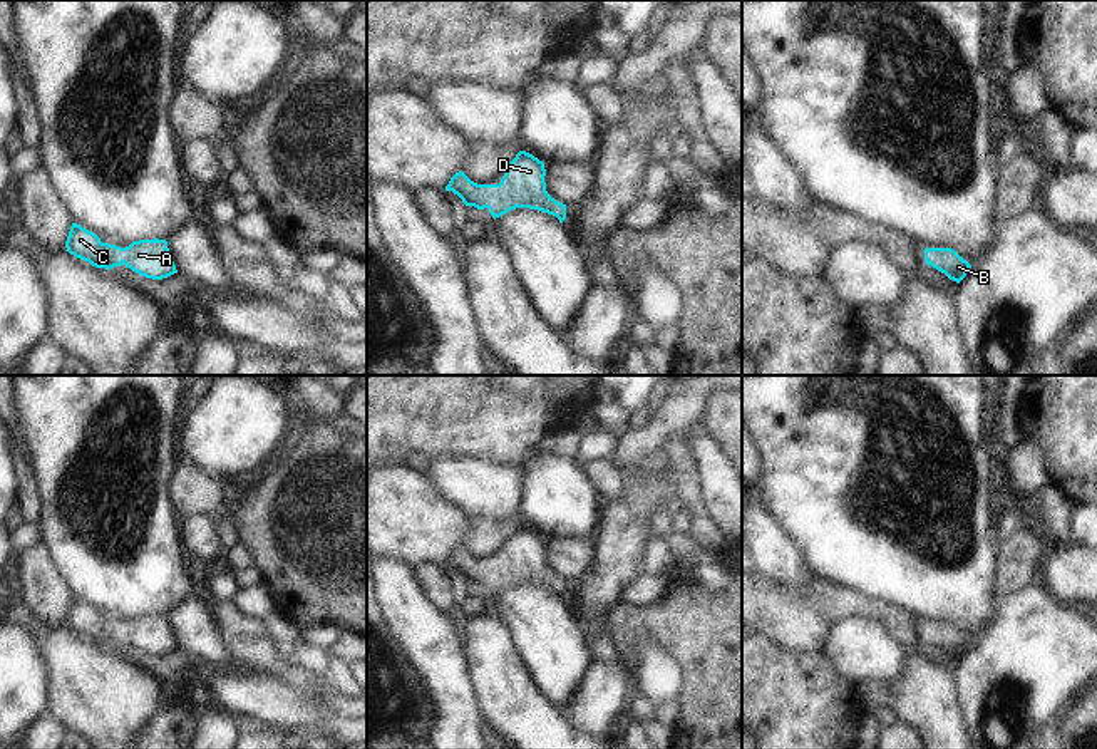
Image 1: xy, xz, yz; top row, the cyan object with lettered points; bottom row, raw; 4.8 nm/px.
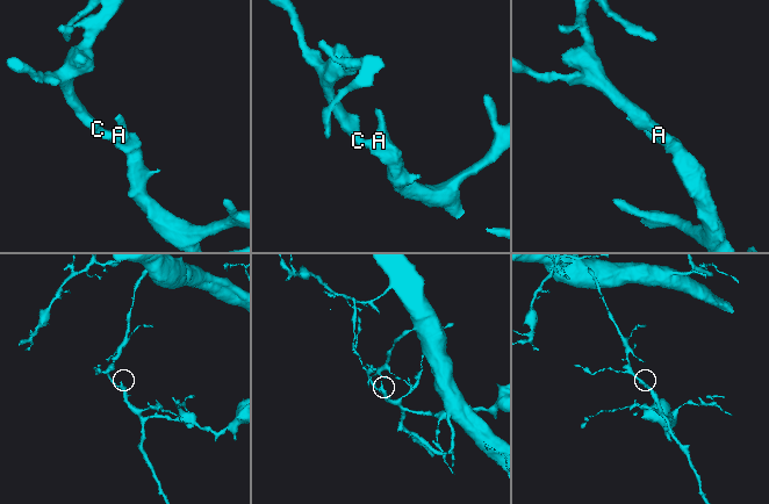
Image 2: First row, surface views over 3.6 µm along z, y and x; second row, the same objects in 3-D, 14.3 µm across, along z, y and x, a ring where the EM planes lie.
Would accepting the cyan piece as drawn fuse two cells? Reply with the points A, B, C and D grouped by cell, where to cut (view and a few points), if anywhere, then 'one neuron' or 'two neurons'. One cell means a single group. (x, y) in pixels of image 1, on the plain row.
A B C D | no cut | one neuron

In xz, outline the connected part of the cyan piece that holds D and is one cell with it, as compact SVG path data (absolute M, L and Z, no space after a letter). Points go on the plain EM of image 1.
M519 526L506 541L499 560L477 560L459 546L451 553L445 566L457 570L466 581L487 583L494 595L511 585L529 583L553 590L563 598L566 580L548 570L544 551L544 538Z

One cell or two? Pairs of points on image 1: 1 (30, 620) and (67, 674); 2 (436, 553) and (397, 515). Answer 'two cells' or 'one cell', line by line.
1: one cell
2: one cell

